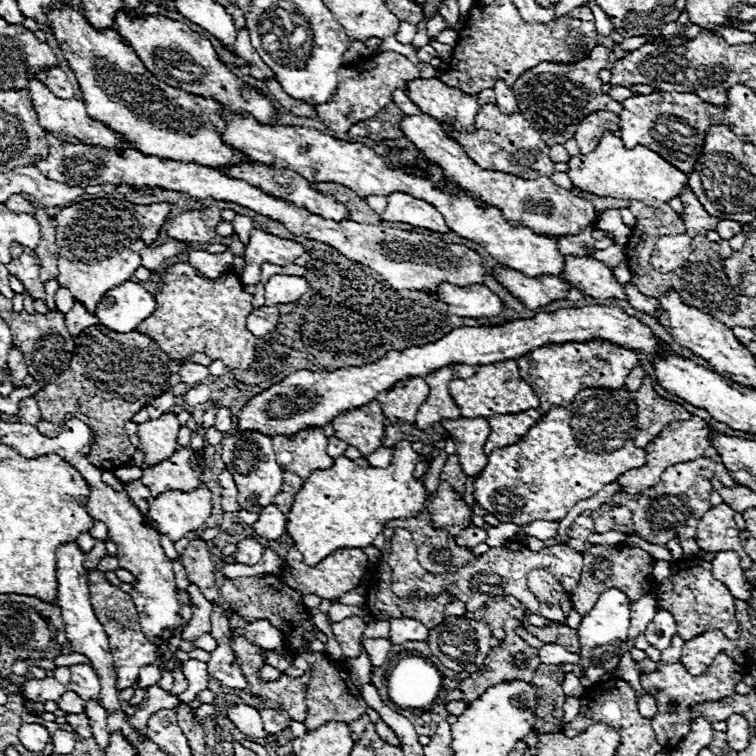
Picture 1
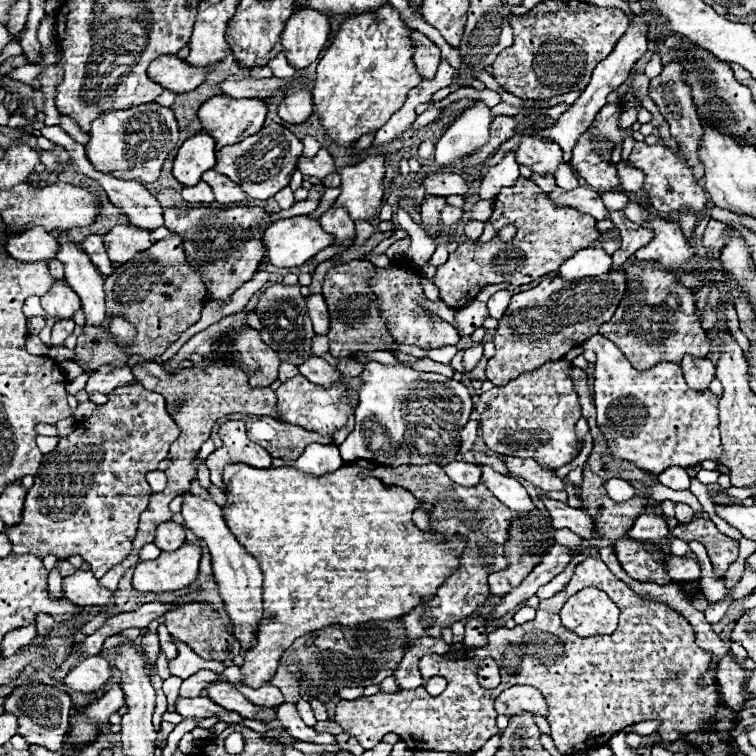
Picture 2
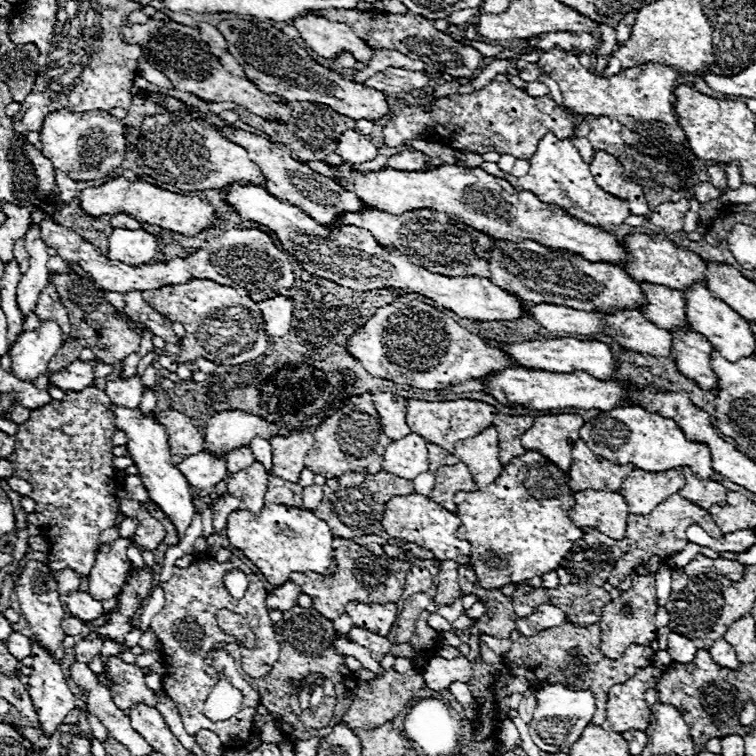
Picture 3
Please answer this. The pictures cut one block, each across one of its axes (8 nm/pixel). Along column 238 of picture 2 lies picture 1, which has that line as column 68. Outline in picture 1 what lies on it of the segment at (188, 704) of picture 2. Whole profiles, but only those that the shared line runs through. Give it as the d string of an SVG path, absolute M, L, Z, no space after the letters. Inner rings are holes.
M66 714L66 720L80 738L90 738L92 736L90 734L90 724L88 724L84 714Z

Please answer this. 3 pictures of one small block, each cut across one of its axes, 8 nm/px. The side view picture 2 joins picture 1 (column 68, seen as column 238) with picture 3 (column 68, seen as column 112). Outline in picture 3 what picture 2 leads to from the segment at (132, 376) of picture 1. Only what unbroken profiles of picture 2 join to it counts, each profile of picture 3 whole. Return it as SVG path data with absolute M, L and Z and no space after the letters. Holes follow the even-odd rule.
M64 568L64 570L58 570L56 572L56 582L58 582L58 593L61 600L63 600L70 590L76 590L78 588L80 576L72 568Z

